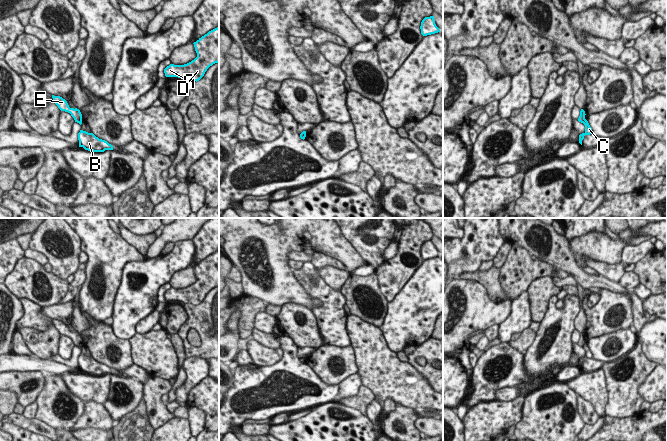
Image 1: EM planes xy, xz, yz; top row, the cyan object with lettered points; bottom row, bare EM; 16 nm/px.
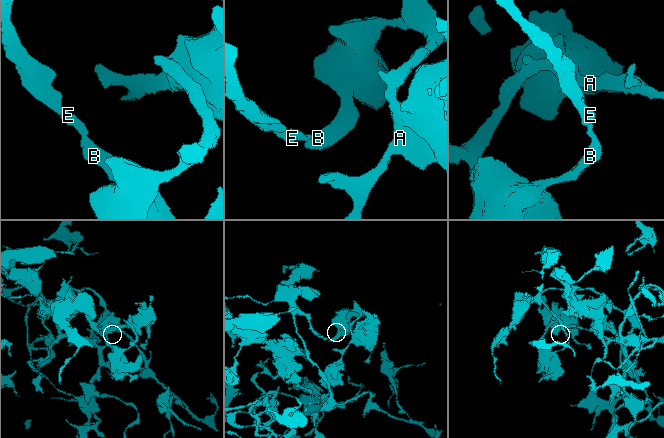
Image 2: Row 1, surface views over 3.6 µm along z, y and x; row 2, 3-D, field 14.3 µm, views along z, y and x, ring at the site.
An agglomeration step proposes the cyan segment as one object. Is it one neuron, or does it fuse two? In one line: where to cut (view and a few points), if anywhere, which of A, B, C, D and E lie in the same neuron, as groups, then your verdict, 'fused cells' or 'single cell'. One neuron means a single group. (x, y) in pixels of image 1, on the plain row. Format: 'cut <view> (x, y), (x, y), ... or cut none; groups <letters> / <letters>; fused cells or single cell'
cut yz (585, 343), (582, 346); groups A B C D / E; fused cells

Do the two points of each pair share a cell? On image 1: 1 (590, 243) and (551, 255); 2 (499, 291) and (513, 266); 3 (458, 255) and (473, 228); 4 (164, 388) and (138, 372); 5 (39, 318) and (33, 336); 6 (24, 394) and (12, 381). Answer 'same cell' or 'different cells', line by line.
1: different cells
2: different cells
3: same cell
4: different cells
5: different cells
6: same cell

